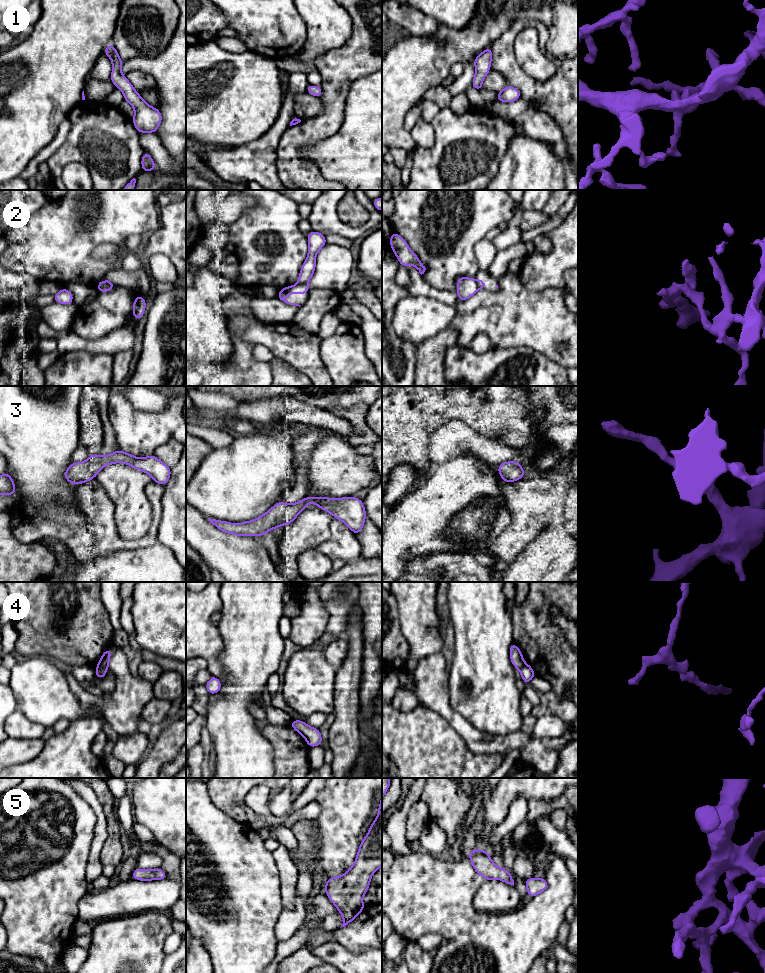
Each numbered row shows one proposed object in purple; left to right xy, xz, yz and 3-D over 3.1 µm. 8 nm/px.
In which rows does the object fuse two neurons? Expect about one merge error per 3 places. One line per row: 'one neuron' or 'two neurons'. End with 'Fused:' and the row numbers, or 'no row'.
1: one neuron
2: two neurons
3: one neuron
4: two neurons
5: one neuron
Fused: 2, 4

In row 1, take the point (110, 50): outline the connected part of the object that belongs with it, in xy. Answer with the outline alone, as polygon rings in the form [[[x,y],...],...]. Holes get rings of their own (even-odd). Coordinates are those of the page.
[[[110,43],[103,54],[106,54],[112,61],[111,82],[116,88],[120,89],[124,94],[124,100],[128,101],[135,110],[133,116],[133,124],[140,133],[155,133],[162,122],[161,112],[154,107],[148,105],[136,92],[133,85],[121,73],[123,61],[120,59],[118,52],[112,43]]]

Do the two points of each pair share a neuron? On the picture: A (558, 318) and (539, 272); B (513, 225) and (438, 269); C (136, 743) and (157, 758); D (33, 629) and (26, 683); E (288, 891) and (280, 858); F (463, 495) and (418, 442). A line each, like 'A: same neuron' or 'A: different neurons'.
A: different neurons
B: different neurons
C: different neurons
D: different neurons
E: same neuron
F: different neurons

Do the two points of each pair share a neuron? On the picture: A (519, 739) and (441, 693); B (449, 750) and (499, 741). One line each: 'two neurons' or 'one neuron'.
A: one neuron
B: two neurons

